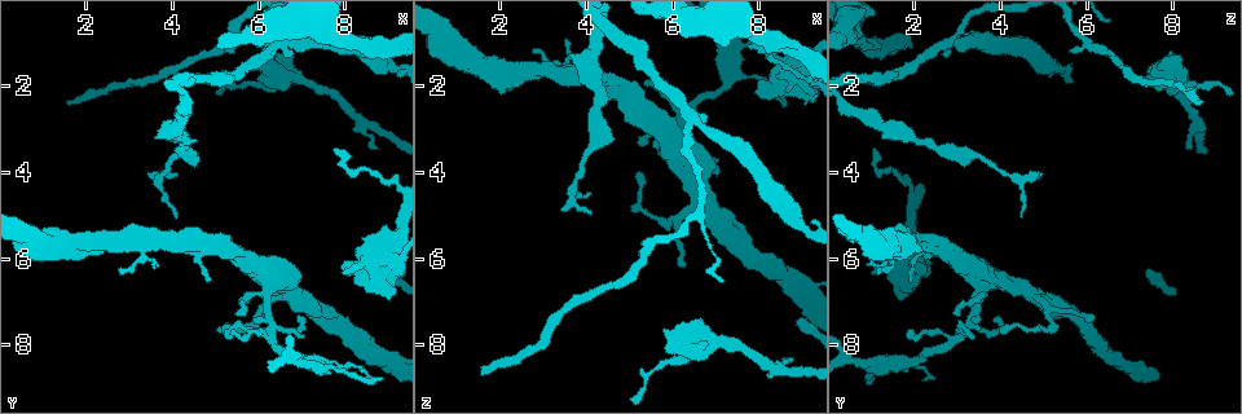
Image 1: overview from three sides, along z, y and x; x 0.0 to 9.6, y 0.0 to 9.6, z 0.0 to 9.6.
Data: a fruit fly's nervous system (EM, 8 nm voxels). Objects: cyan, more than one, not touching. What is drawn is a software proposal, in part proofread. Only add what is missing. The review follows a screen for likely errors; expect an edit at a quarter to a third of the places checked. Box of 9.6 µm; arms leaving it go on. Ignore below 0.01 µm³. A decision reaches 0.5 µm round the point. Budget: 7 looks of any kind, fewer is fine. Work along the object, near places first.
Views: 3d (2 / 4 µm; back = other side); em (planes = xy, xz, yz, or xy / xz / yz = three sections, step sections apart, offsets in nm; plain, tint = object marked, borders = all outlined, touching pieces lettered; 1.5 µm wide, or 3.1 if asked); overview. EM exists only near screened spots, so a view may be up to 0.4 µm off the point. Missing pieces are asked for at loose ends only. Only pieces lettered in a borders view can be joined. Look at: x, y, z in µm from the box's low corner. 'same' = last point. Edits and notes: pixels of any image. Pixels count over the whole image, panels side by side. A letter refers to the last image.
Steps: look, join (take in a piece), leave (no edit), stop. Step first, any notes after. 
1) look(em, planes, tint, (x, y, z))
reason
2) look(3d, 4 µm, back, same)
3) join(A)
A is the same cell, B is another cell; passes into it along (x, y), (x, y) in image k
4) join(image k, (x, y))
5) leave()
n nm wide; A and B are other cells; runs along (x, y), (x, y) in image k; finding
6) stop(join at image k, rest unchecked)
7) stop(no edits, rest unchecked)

look(3d, 2 µm, back, (8.90, 8.80, 1.10))
thin end

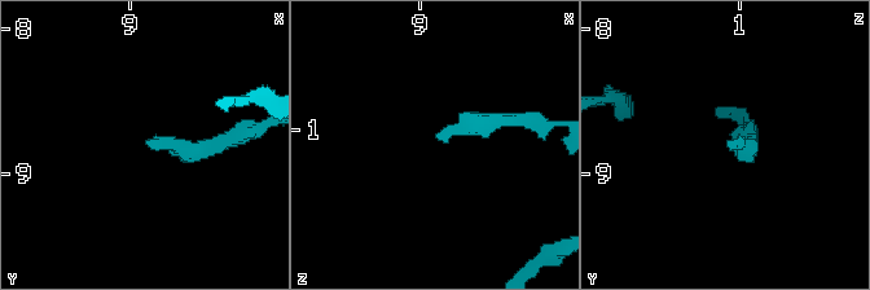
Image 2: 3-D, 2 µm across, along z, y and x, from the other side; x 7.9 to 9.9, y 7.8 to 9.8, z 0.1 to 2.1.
look(em, yz, step 8, borders, (8.84, 8.82, 1.10))
need the tissue

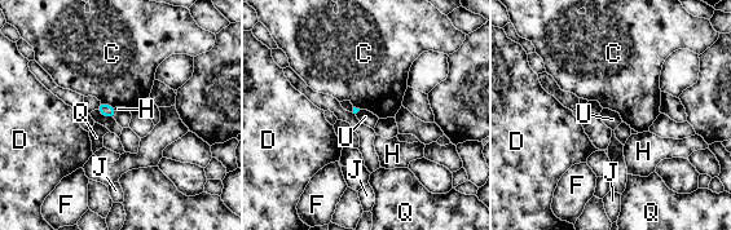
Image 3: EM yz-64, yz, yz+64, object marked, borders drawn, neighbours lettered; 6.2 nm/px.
leave()
C, D, F, H, J, Q and U are other cells; border along (117, 111), (113, 118) in image 3; no lettered piece goes on from it

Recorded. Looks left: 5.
look(em, yz, step 4, borders, (4.10, 5.05, 4.50))
thin end

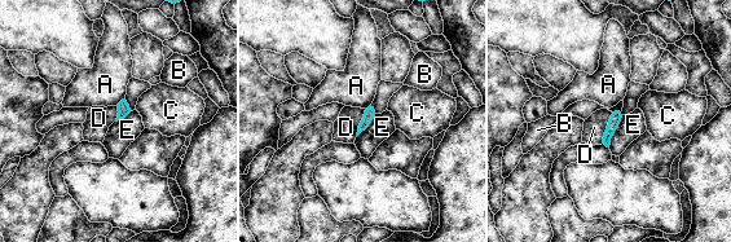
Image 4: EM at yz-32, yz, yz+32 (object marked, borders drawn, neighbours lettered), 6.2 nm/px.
look(em, planes, borders, same)

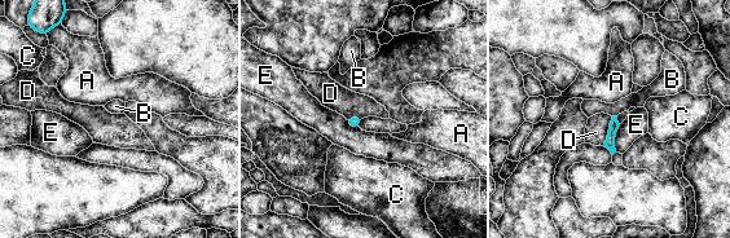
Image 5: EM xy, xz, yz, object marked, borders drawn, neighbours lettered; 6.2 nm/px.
leave()
A, B, C, D and E are other cells; no lettered piece goes on from it

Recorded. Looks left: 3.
look(em, xz, step 8, tint, (1.55, 2.30, 8.60))
thin end

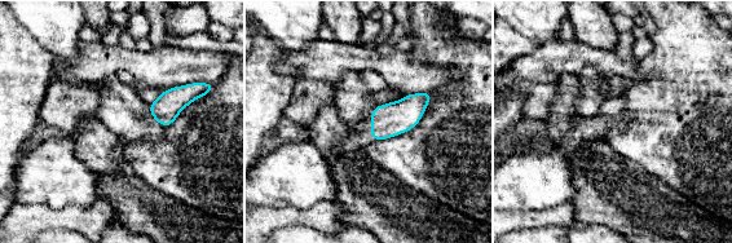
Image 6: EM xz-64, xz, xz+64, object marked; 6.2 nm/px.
look(em, xz, step 8, borders, same)
what lies round it

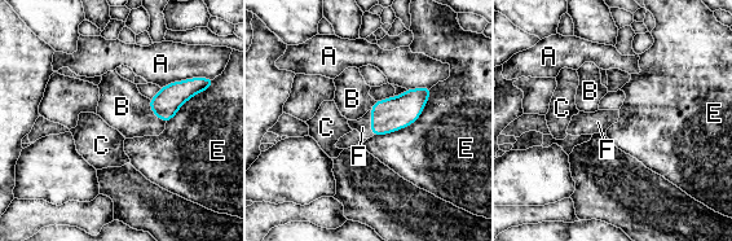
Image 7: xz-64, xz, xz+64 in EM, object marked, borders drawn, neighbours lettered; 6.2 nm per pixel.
join(F)
E touches over 480 nm; F is the same cell, A, B, C and E are other cells; the neuron continues

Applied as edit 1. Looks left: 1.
stop(join at image 7, rest unchecked)

